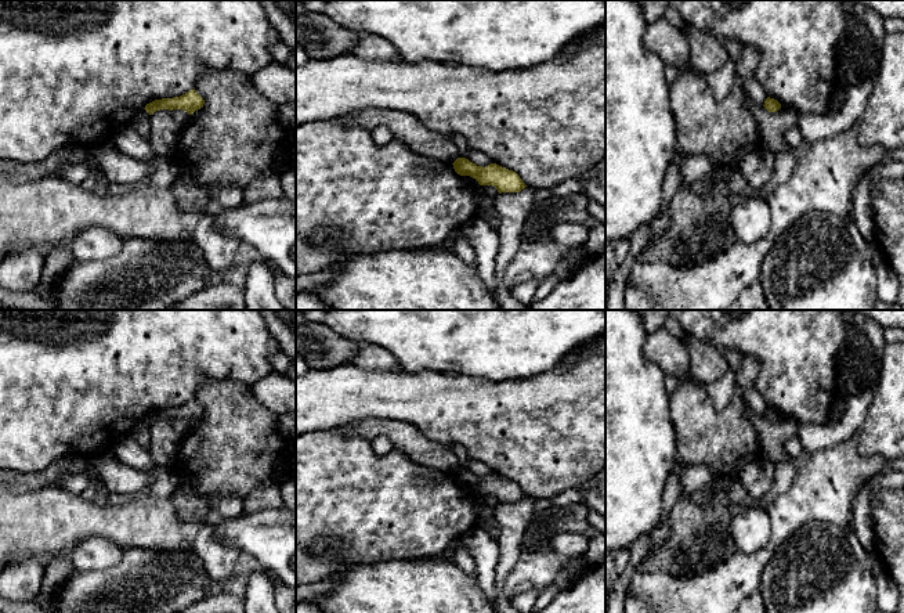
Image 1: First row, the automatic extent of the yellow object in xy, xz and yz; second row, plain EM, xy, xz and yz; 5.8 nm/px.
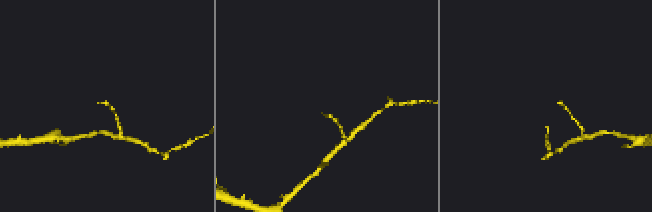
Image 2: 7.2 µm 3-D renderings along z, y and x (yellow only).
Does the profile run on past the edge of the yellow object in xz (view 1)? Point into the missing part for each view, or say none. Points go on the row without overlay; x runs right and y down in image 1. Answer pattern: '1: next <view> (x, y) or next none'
1: next none

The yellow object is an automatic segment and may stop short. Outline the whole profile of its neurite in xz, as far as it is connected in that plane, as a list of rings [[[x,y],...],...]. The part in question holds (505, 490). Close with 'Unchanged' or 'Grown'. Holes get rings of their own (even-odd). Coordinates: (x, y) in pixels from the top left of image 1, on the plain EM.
[[[458,468],[452,475],[458,484],[470,486],[475,488],[480,495],[493,495],[499,504],[520,502],[527,497],[516,482],[496,473],[482,477],[466,468]]]. Unchanged

